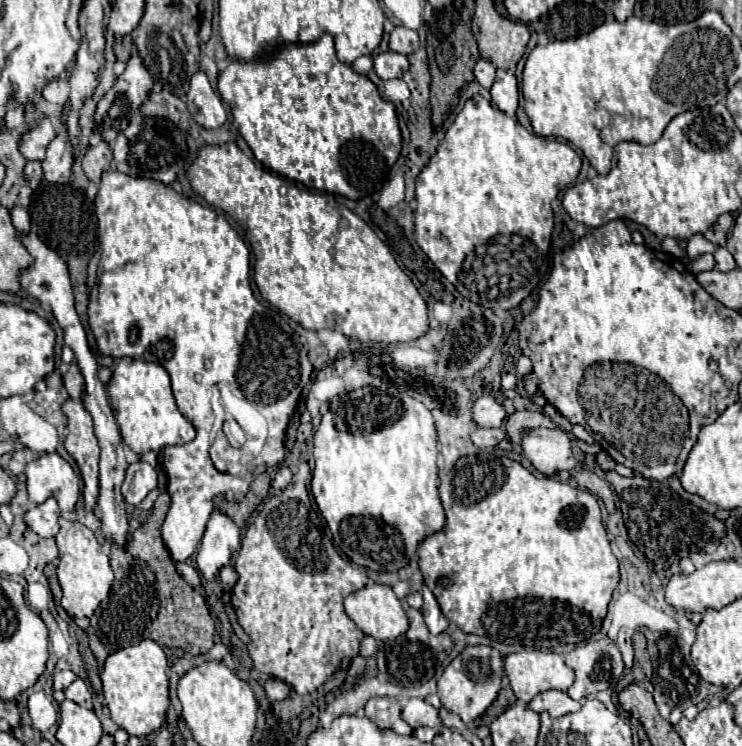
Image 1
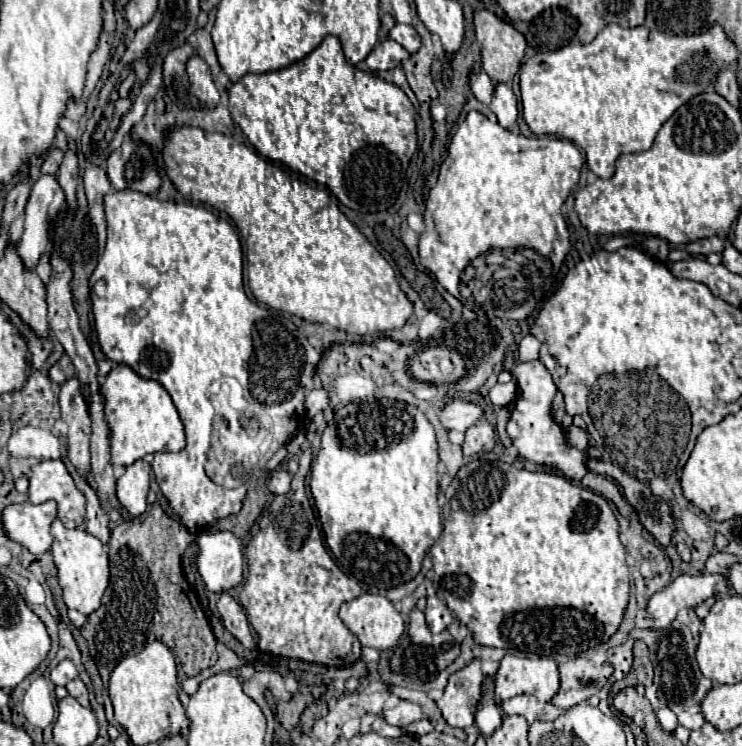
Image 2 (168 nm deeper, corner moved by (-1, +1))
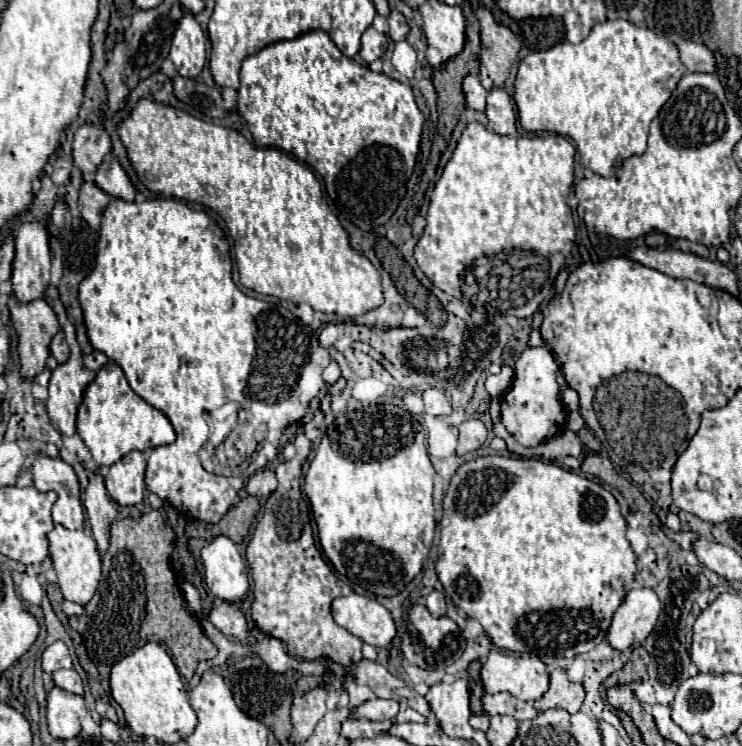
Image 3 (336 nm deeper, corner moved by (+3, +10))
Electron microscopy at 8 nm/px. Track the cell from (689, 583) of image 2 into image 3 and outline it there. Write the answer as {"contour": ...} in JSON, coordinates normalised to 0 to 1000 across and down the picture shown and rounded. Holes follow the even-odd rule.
{"contour":[[[857,788],[844,796],[833,820],[827,823],[819,861],[830,871],[844,871],[868,861],[889,826],[889,804],[879,788]]]}

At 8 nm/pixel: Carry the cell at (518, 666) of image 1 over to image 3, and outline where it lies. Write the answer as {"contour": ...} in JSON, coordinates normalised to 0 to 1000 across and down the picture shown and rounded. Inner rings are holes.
{"contour":[[[662,871],[655,890],[650,893],[650,917],[658,930],[687,928],[701,938],[722,941],[739,925],[739,898],[736,898],[736,890],[721,877],[681,877],[671,871]]]}

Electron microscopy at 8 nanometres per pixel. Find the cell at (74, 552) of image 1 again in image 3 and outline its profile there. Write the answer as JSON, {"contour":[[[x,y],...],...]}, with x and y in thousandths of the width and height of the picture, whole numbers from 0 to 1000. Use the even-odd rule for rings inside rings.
{"contour":[[[75,702],[70,713],[65,713],[65,727],[67,727],[67,748],[73,753],[73,764],[78,769],[78,786],[86,796],[89,804],[102,807],[108,812],[119,810],[121,802],[127,799],[132,780],[135,780],[135,761],[137,761],[137,748],[132,745],[129,724],[116,716],[113,710],[89,710],[86,705]]]}

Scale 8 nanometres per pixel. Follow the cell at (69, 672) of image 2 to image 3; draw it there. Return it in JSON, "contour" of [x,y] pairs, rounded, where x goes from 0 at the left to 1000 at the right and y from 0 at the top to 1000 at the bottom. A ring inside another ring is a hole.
{"contour":[[[86,861],[67,863],[57,877],[57,895],[62,901],[97,895],[97,882],[94,882],[94,874],[92,874],[92,866]]]}

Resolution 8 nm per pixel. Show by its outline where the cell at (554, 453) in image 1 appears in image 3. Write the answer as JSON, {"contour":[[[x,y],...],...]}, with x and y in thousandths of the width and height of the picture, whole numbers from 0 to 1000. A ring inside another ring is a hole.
{"contour":[[[712,464],[695,483],[693,515],[677,534],[677,568],[704,598],[725,598],[728,592],[760,576],[763,550],[752,531],[749,499],[752,488],[744,480],[741,469],[733,464],[725,466]]]}

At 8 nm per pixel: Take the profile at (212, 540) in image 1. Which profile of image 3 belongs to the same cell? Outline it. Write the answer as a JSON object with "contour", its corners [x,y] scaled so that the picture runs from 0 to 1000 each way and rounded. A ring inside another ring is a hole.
{"contour":[[[291,718],[272,735],[272,756],[278,783],[288,799],[310,807],[323,807],[334,796],[332,759],[307,718]]]}

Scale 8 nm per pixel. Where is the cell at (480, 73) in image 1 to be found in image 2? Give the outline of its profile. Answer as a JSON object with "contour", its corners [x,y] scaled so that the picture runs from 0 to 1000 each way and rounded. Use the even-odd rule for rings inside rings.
{"contour":[[[652,95],[639,98],[639,101],[633,103],[633,119],[636,119],[636,127],[639,127],[647,138],[652,138],[652,141],[660,138],[663,125],[666,125],[666,114],[663,114],[660,103],[658,103]]]}

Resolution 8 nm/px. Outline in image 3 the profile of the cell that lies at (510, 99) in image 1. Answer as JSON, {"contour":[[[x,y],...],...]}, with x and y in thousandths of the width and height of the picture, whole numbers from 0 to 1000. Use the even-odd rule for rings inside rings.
{"contour":[[[663,118],[658,123],[658,142],[655,142],[655,155],[666,166],[666,177],[671,180],[685,180],[695,182],[695,153],[690,134],[679,118]]]}

